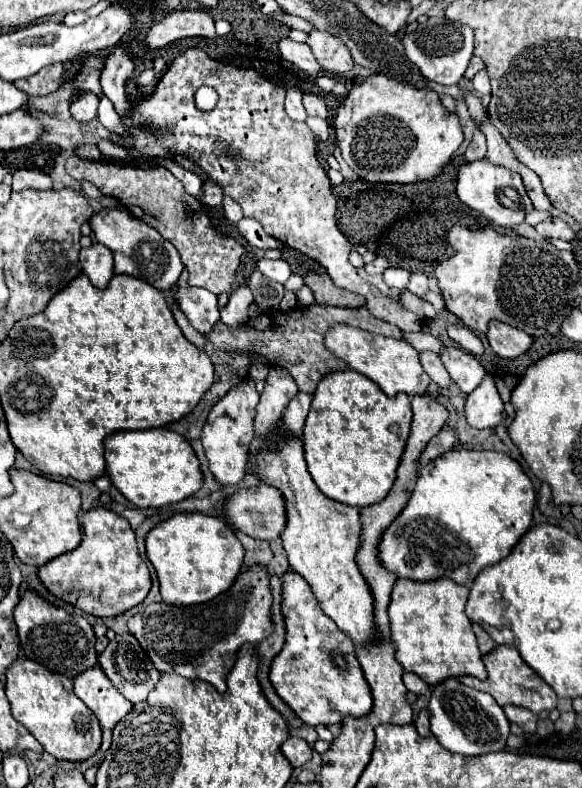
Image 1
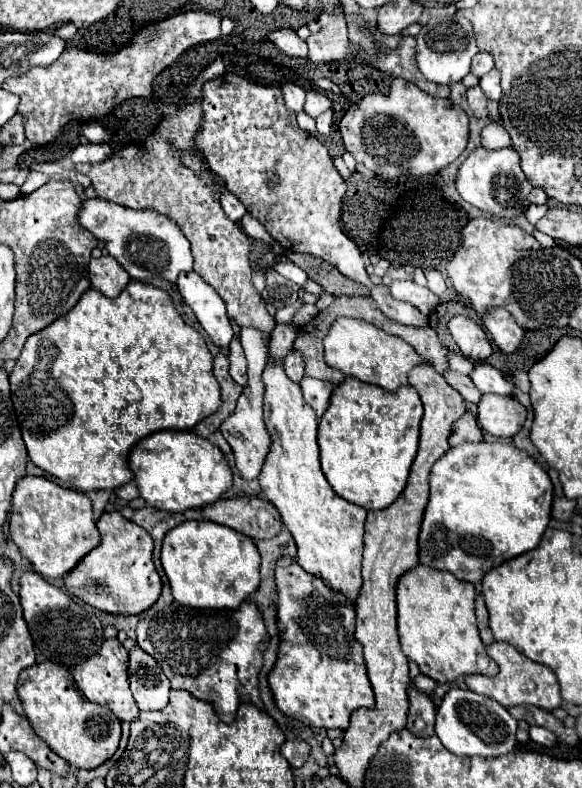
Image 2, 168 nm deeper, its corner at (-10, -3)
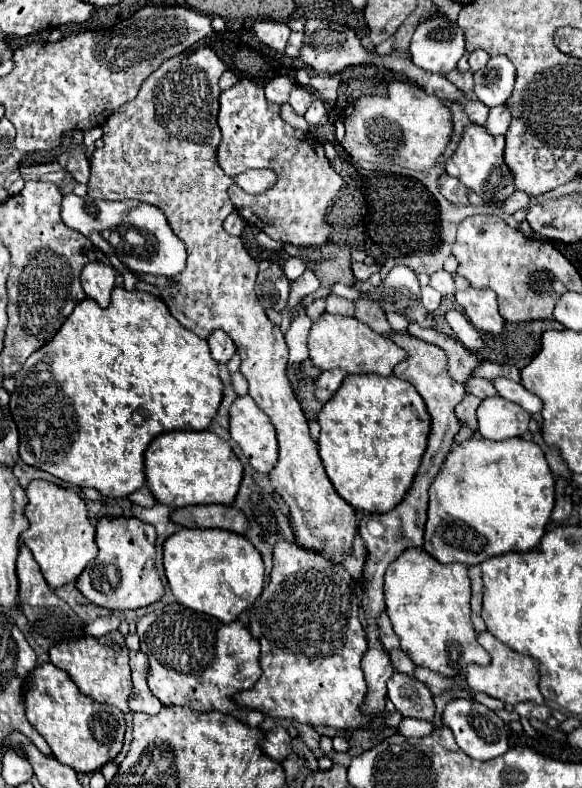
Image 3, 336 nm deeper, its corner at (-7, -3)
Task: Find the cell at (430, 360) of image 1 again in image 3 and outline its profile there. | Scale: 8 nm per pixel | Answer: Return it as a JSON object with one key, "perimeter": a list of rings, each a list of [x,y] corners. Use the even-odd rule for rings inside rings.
{"perimeter":[[[471,378],[469,384],[465,384],[465,390],[479,396],[479,398],[491,398],[491,396],[497,396],[497,390],[493,386],[491,380],[485,380],[485,378]]]}

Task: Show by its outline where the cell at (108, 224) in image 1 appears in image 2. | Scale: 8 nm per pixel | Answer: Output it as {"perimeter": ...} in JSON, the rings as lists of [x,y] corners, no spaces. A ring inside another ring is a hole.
{"perimeter":[[[86,200],[80,212],[80,224],[104,242],[108,254],[120,262],[120,266],[142,282],[170,282],[174,284],[182,272],[192,270],[190,242],[180,228],[166,216],[154,210],[132,210],[108,200]]]}

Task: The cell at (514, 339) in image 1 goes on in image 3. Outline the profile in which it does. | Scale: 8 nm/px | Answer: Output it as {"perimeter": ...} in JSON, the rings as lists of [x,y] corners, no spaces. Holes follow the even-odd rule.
{"perimeter":[[[469,286],[465,292],[457,292],[455,298],[477,330],[493,334],[499,334],[503,330],[503,318],[497,312],[497,298],[491,290]]]}

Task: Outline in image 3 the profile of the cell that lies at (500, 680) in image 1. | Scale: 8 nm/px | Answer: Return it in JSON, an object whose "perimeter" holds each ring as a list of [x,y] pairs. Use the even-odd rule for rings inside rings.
{"perimeter":[[[487,630],[477,634],[477,638],[479,638],[479,644],[491,654],[491,664],[489,666],[479,666],[479,664],[467,666],[469,686],[477,692],[485,692],[485,694],[489,694],[497,700],[503,700],[507,704],[513,704],[513,706],[519,704],[519,702],[527,702],[527,700],[531,700],[535,704],[543,704],[543,696],[539,692],[539,666],[537,666],[537,660],[511,650],[509,646],[505,646],[503,642],[493,638],[491,632],[487,632]]]}

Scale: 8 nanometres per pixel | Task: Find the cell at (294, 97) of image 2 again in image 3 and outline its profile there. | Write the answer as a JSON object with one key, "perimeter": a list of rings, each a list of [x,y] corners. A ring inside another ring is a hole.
{"perimeter":[[[275,76],[265,84],[265,98],[275,104],[285,104],[289,100],[289,92],[293,82],[287,76]]]}

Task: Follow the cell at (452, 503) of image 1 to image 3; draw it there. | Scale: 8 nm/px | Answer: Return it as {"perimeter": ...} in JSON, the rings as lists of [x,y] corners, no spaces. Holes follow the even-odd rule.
{"perimeter":[[[471,438],[455,446],[437,478],[429,488],[429,512],[425,524],[425,544],[423,548],[439,562],[451,564],[459,562],[465,566],[481,564],[485,558],[503,552],[527,552],[545,534],[545,524],[549,522],[555,504],[555,478],[543,456],[543,450],[529,440],[485,440]]]}

